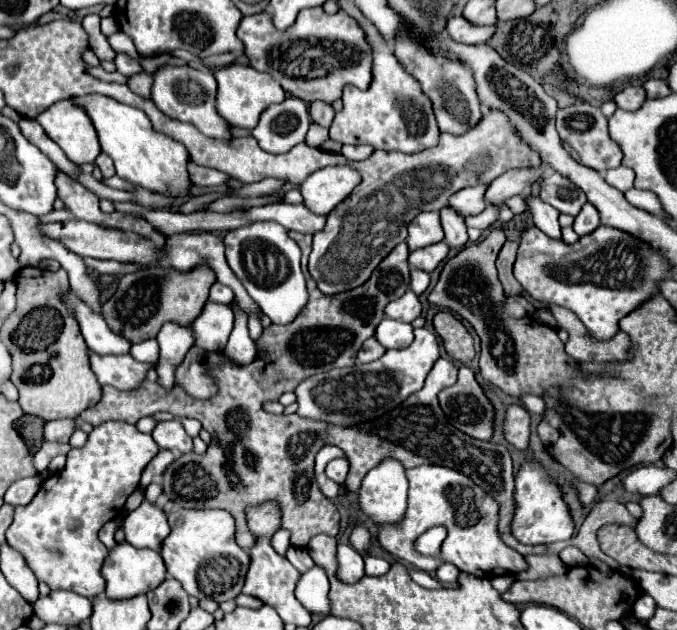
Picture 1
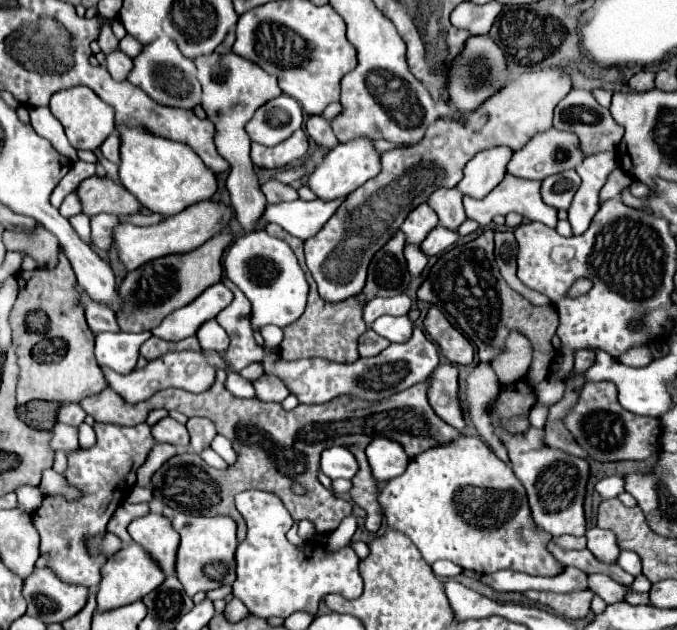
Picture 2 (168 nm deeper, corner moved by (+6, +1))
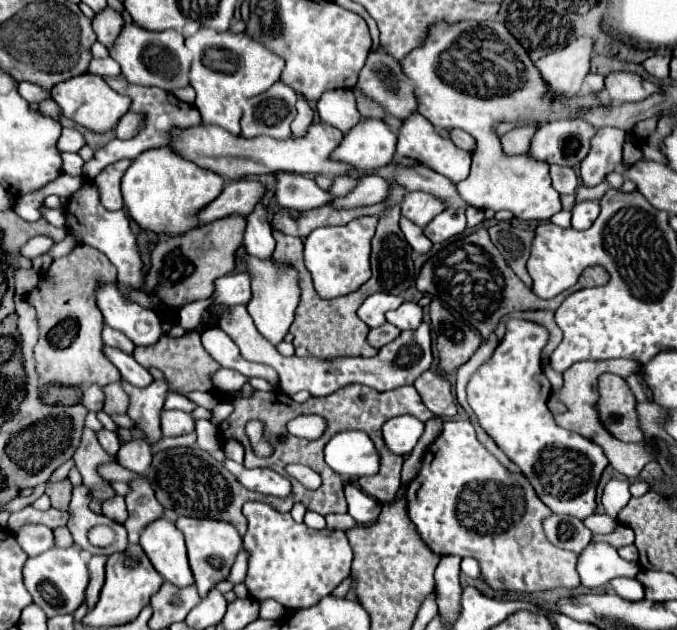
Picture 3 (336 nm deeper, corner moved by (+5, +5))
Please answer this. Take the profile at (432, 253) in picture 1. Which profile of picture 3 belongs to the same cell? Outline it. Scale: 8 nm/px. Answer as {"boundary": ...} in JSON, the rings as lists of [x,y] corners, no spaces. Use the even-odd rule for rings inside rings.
{"boundary":[[[445,209],[425,227],[425,235],[431,243],[443,243],[463,231],[465,231],[465,211],[463,209]]]}

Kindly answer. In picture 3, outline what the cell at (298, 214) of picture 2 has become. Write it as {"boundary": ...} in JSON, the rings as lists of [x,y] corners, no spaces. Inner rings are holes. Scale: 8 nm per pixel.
{"boundary":[[[365,175],[361,177],[359,185],[345,197],[337,197],[331,205],[333,207],[363,207],[363,205],[375,205],[389,197],[391,183],[377,175]]]}

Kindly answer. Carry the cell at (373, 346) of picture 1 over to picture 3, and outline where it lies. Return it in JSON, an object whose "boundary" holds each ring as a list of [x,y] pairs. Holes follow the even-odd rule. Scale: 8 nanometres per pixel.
{"boundary":[[[383,323],[381,327],[375,327],[375,329],[369,331],[367,341],[369,341],[369,345],[373,345],[375,349],[381,349],[381,347],[387,345],[389,341],[393,341],[399,333],[401,333],[401,331],[399,331],[395,325],[391,325],[391,323]]]}

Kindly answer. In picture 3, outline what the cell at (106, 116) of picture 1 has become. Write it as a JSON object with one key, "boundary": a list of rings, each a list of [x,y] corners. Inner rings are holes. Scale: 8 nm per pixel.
{"boundary":[[[169,147],[151,149],[133,159],[121,181],[123,203],[129,217],[147,231],[175,237],[199,225],[197,213],[207,207],[223,191],[223,179],[213,171],[199,169],[191,161],[181,159]]]}

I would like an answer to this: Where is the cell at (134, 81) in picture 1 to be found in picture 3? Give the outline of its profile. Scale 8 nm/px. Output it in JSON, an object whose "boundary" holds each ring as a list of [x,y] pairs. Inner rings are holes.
{"boundary":[[[105,7],[103,11],[95,13],[93,31],[97,33],[97,39],[105,47],[111,47],[111,43],[115,41],[115,35],[119,35],[121,27],[123,27],[123,17],[113,7]]]}

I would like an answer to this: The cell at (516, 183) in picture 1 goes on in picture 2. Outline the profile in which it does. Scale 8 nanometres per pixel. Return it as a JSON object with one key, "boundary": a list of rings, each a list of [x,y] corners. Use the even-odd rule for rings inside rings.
{"boundary":[[[550,129],[536,135],[526,147],[514,153],[506,165],[506,173],[520,179],[542,181],[548,175],[574,169],[582,159],[584,157],[578,151],[578,139],[574,139],[574,135]]]}

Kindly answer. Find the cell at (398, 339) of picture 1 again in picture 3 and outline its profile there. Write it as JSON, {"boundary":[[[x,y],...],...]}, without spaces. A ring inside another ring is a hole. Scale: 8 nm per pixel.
{"boundary":[[[405,301],[399,309],[387,313],[387,321],[397,325],[401,331],[405,329],[417,329],[423,321],[423,307],[415,301]]]}

